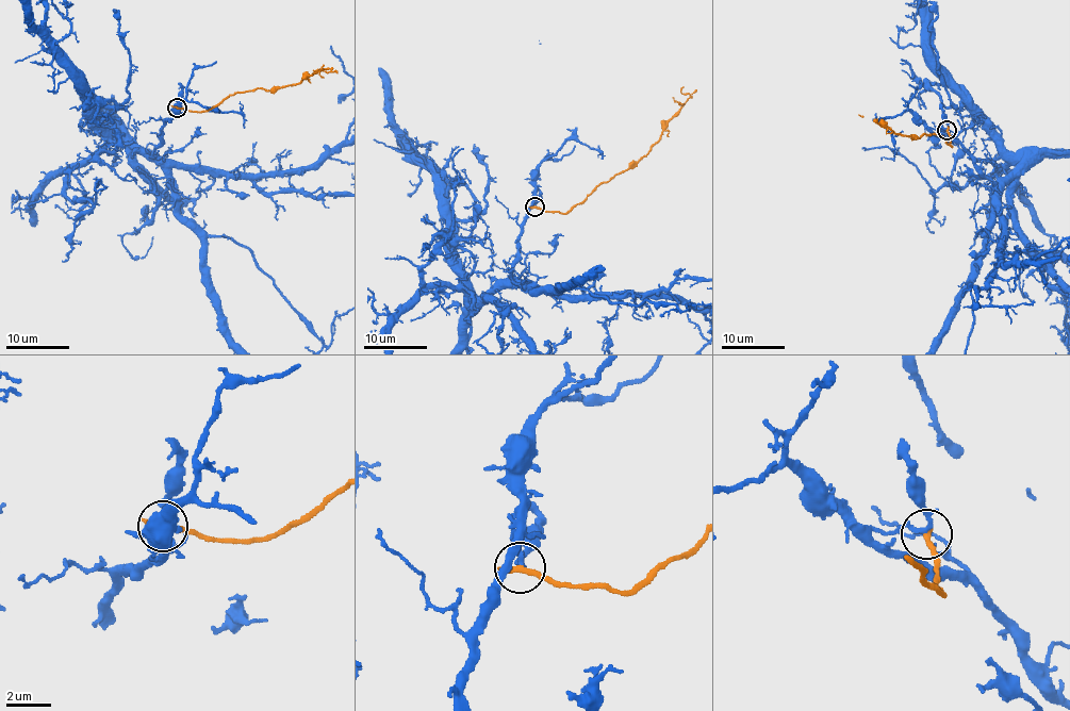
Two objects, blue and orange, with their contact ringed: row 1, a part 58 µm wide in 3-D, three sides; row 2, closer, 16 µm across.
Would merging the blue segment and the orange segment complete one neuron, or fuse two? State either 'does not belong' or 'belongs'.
does not belong

